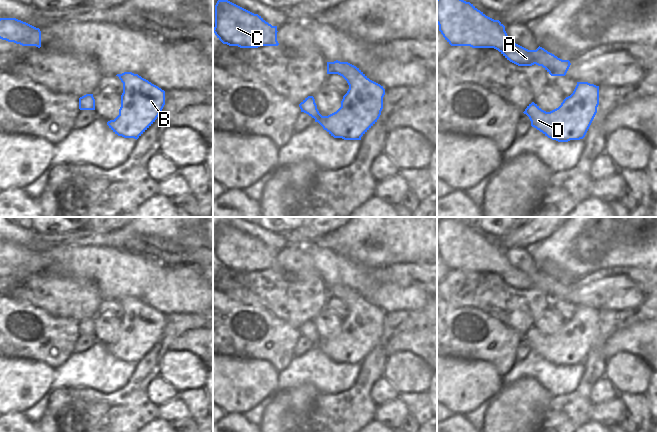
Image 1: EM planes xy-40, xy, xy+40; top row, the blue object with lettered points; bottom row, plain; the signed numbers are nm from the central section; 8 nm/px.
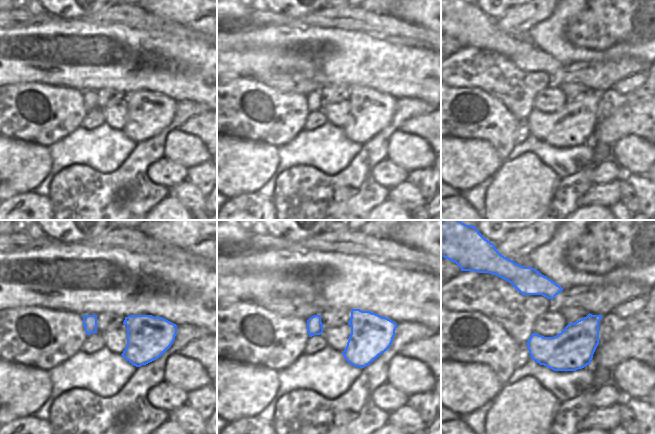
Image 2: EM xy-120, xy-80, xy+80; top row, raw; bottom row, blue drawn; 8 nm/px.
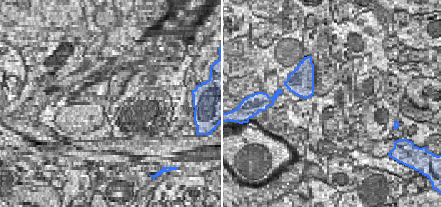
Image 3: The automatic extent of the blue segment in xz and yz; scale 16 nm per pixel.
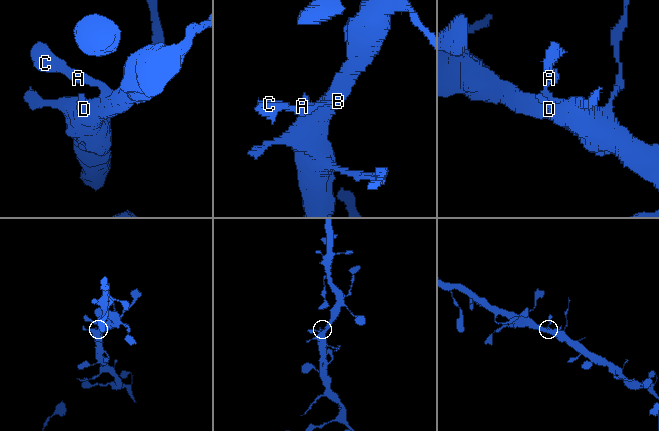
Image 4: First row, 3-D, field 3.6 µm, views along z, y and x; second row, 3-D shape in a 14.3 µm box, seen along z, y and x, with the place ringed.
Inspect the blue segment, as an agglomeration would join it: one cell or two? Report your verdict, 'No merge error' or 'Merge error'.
No merge error

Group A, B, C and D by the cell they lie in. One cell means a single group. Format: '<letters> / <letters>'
A B C D

